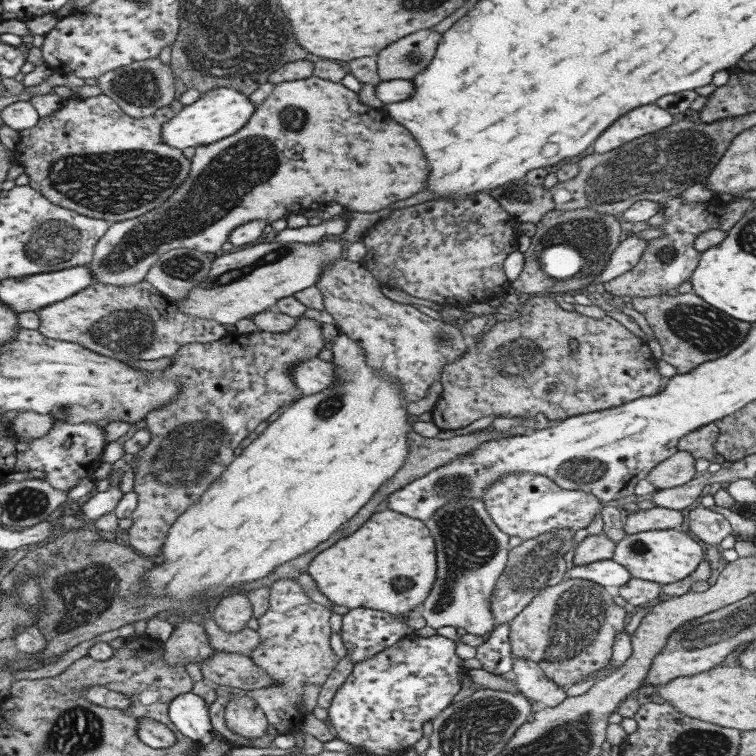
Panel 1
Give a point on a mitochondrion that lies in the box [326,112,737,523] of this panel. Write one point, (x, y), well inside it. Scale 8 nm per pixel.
(667, 162)

